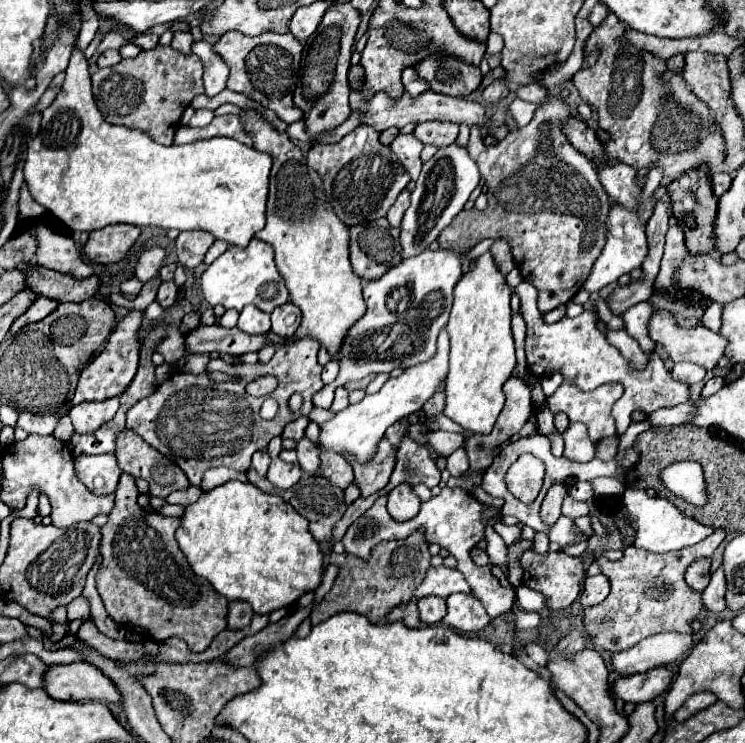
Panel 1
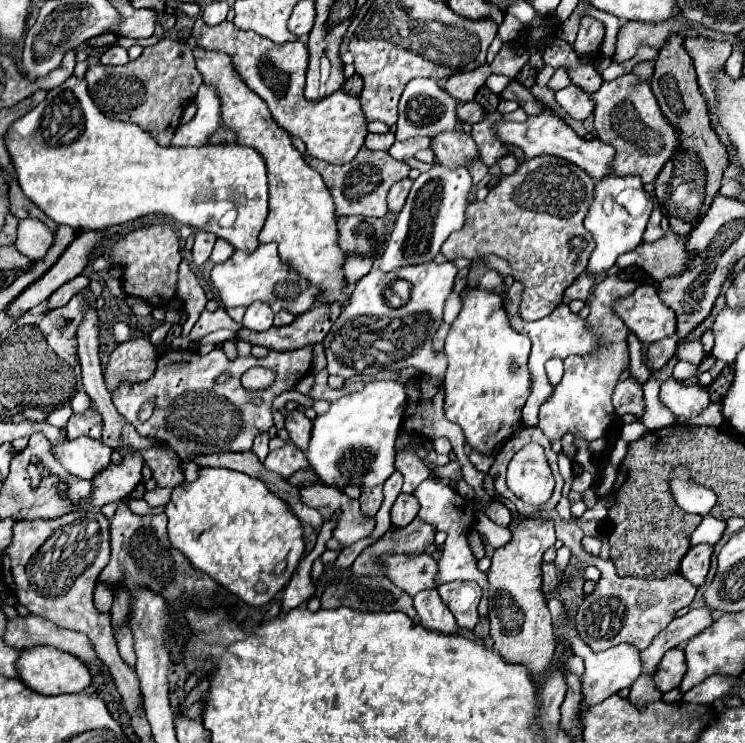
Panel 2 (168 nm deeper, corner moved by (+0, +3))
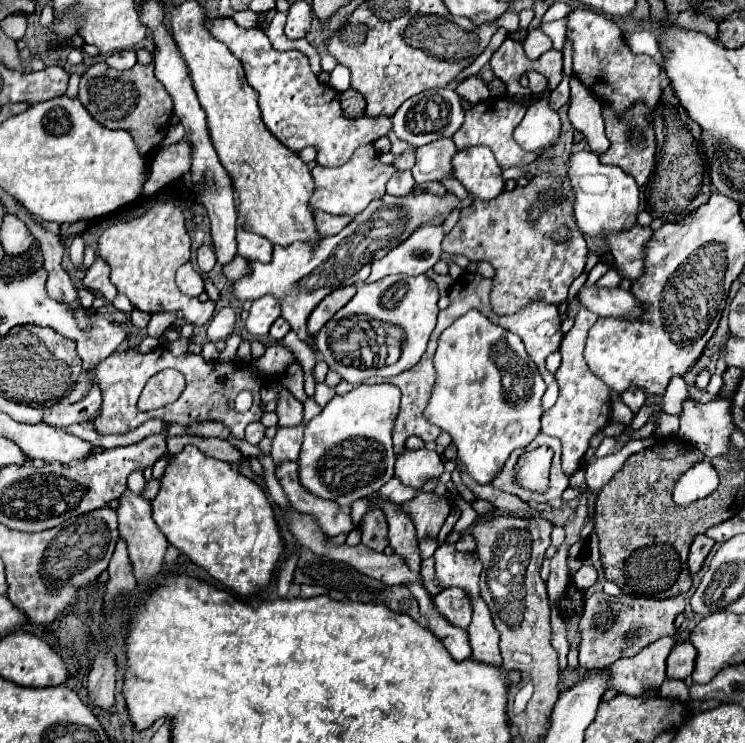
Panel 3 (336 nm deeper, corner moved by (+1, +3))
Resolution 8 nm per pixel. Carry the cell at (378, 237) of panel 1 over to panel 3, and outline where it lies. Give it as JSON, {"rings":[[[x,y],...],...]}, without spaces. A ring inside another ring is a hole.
{"rings":[[[314,210],[314,218],[316,218],[316,230],[320,232],[320,236],[338,234],[352,220],[348,216],[332,216],[322,210]]]}

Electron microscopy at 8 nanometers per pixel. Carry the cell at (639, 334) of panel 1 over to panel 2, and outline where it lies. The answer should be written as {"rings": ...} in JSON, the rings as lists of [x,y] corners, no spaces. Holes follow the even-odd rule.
{"rings":[[[651,372],[647,382],[643,384],[643,394],[645,394],[645,410],[643,416],[639,418],[641,424],[647,430],[657,430],[675,424],[675,414],[669,412],[661,402],[659,402],[659,380]]]}

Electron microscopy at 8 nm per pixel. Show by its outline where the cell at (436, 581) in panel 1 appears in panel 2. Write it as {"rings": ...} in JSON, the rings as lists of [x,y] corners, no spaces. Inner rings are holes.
{"rings":[[[429,554],[421,556],[383,556],[381,558],[387,570],[387,578],[395,582],[403,592],[415,596],[419,590],[439,588],[437,578],[437,562]]]}

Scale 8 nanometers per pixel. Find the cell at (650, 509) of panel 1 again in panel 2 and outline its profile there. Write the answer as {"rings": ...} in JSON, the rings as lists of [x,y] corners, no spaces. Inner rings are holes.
{"rings":[[[705,514],[703,522],[689,534],[689,544],[691,546],[703,544],[703,542],[715,544],[715,542],[719,542],[723,530],[725,530],[725,522],[723,520],[717,520],[711,514]]]}

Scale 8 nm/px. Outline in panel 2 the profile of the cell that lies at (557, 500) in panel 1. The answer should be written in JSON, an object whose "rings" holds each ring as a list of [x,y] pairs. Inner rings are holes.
{"rings":[[[541,518],[537,522],[525,520],[523,524],[511,524],[513,538],[509,544],[495,550],[489,568],[491,586],[491,610],[489,610],[489,634],[493,648],[507,660],[525,664],[533,678],[549,670],[557,642],[551,634],[551,614],[547,600],[541,594],[541,556],[555,544],[555,522]]]}

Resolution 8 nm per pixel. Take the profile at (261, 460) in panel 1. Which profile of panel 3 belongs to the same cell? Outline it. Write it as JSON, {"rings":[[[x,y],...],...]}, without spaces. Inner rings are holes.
{"rings":[[[252,422],[252,424],[248,424],[248,428],[246,428],[246,442],[250,442],[250,444],[258,444],[262,438],[264,438],[264,426],[262,426],[262,422]]]}

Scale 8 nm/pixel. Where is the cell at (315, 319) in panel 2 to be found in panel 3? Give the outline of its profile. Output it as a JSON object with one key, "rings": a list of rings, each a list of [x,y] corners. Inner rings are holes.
{"rings":[[[344,286],[344,288],[338,288],[336,292],[328,294],[318,306],[316,306],[316,312],[312,312],[312,316],[308,318],[308,330],[312,334],[320,332],[320,328],[356,294],[356,286]]]}

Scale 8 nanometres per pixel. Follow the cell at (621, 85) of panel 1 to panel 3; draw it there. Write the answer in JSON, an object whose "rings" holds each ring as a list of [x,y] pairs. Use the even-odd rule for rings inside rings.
{"rings":[[[636,104],[634,112],[626,112],[626,116],[622,116],[622,118],[616,118],[608,106],[602,108],[602,114],[606,120],[606,136],[610,140],[610,148],[604,156],[600,156],[600,162],[622,168],[626,174],[634,176],[638,186],[642,186],[644,182],[648,182],[648,178],[654,170],[654,150],[656,150],[654,130],[648,124],[648,118],[644,114],[644,104]]]}

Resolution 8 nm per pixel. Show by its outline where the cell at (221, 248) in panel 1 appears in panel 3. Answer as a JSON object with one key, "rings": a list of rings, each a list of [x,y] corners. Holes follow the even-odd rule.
{"rings":[[[236,256],[228,266],[224,266],[224,274],[226,274],[226,278],[230,278],[230,280],[244,278],[248,270],[250,270],[250,262],[248,262],[246,258],[242,258],[242,256]]]}

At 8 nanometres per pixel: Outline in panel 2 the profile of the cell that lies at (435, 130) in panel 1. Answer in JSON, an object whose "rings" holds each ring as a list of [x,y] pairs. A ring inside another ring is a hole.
{"rings":[[[461,128],[439,132],[431,138],[431,148],[435,152],[435,158],[441,164],[457,166],[457,164],[469,164],[477,156],[477,146],[469,134],[465,134]]]}

